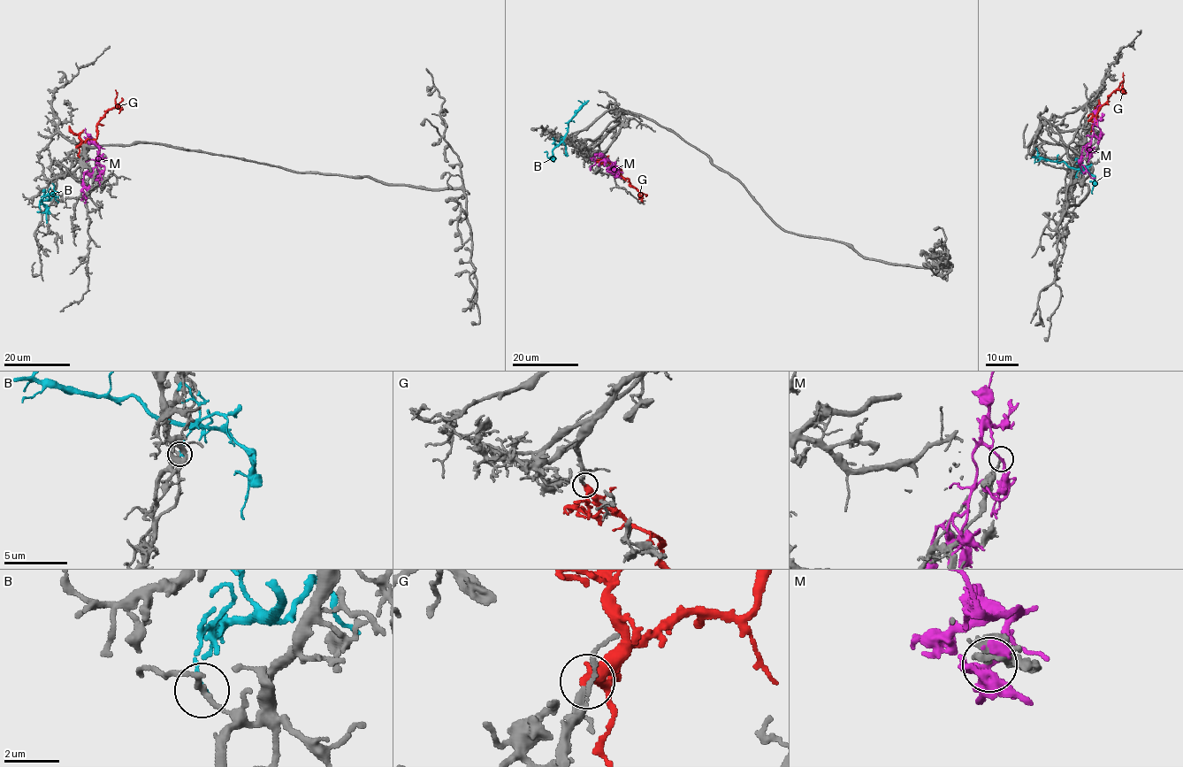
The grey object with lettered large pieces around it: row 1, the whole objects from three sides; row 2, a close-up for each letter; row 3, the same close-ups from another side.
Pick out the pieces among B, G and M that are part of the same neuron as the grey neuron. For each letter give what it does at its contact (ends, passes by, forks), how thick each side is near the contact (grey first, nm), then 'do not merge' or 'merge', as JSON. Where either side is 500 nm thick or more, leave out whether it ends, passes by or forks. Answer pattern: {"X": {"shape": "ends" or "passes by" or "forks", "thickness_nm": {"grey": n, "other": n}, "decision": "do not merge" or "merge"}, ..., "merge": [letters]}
{"B": {"shape": "ends", "thickness_nm": {"grey": 180, "other": 160}, "decision": "do not merge"}, "G": {"shape": "passes by", "thickness_nm": {"grey": 280, "other": 360}, "decision": "merge"}, "M": {"shape": "passes by", "thickness_nm": {"grey": 180, "other": 200}, "decision": "do not merge"}, "merge": ["G"]}

